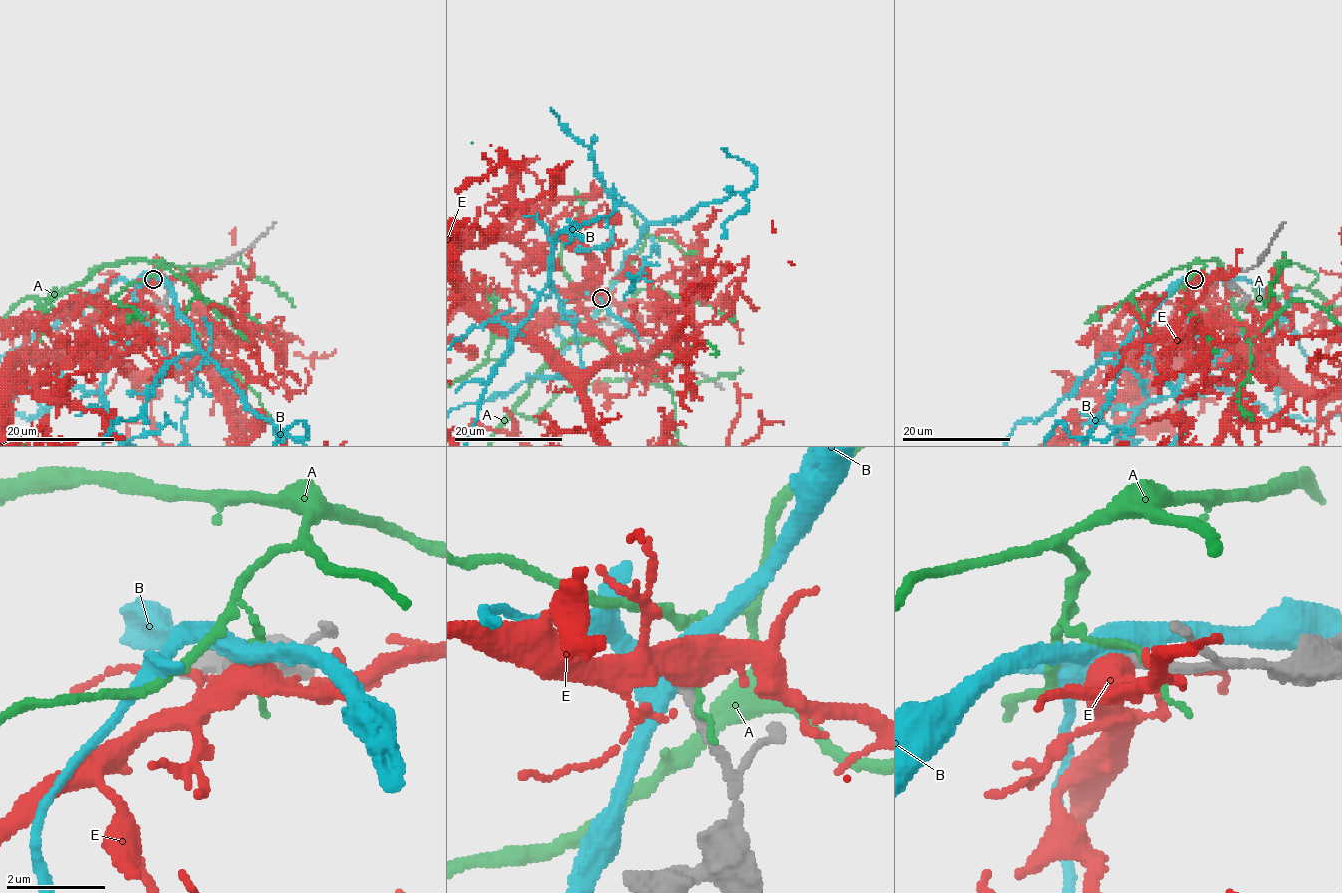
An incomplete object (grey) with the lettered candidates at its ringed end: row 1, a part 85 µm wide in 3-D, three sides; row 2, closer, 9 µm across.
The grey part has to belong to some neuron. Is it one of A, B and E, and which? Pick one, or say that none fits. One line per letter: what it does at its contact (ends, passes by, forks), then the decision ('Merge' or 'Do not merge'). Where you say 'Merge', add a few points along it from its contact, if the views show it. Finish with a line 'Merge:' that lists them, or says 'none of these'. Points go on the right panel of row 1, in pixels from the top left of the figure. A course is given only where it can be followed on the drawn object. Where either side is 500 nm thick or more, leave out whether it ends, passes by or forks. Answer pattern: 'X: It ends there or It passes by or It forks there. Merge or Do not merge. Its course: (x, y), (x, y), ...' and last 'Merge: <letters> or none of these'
A: It passes by. Do not merge
B: It forks there. Do not merge
E: It passes by. Do not merge
Merge: none of these

